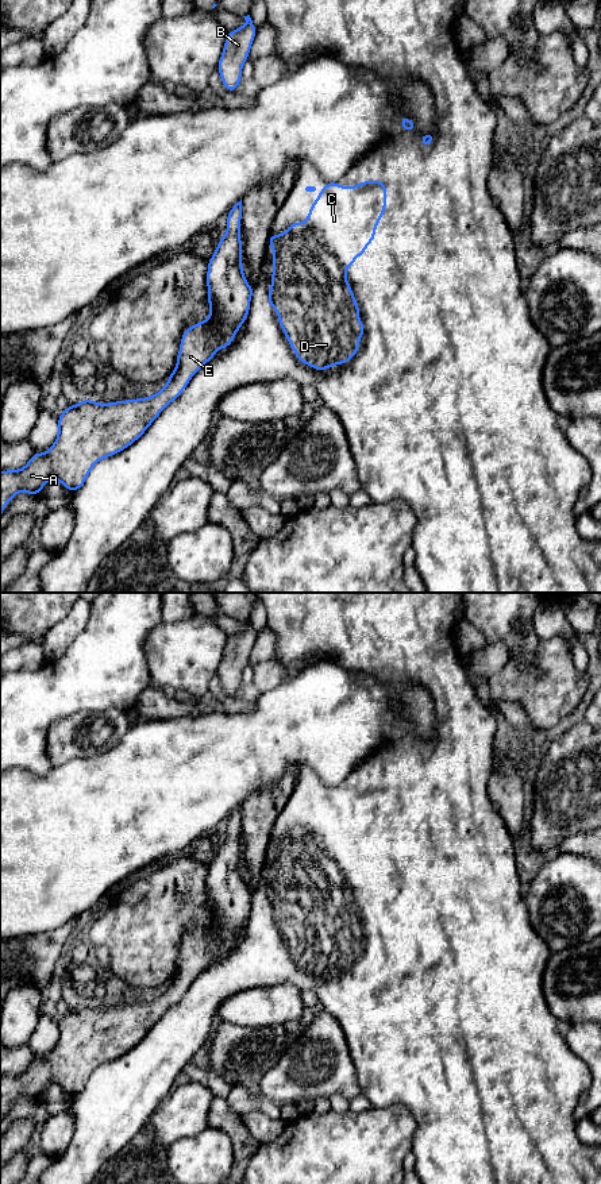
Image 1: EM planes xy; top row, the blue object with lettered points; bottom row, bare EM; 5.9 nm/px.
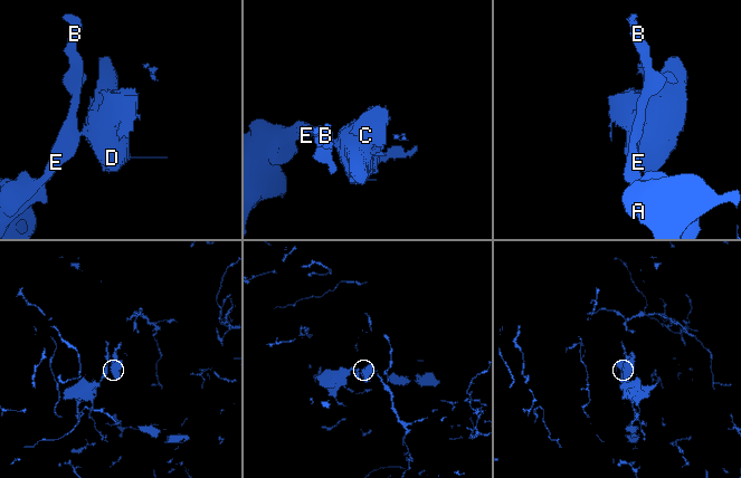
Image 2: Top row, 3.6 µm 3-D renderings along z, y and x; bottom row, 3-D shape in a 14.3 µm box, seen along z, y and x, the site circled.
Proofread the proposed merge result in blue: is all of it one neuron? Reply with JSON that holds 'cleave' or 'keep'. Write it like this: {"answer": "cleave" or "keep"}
{"answer": "cleave"}

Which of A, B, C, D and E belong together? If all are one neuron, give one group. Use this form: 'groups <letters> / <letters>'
groups A B E / C D

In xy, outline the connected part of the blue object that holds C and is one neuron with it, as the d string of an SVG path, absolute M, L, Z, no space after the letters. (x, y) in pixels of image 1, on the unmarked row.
M338 786L327 787L321 792L321 799L311 809L311 817L305 819L309 825L304 829L296 825L282 840L269 840L267 851L273 853L273 882L269 887L273 892L267 896L267 909L278 917L278 930L284 933L284 941L289 944L289 952L294 954L294 961L313 975L330 975L334 969L346 969L359 956L359 944L365 940L365 929L359 925L359 910L354 903L354 896L348 890L347 879L343 876L354 871L357 861L365 860L365 853L375 844L375 832L381 828L381 819L386 817L386 787L361 786L357 791L340 791Z

